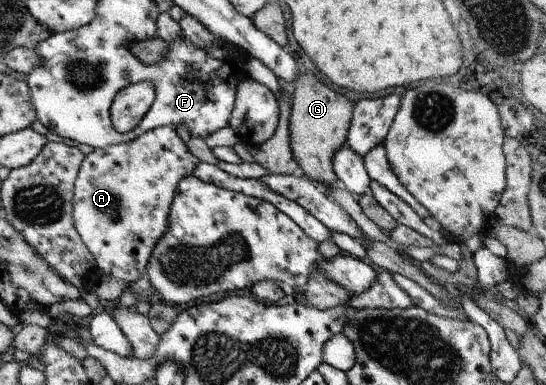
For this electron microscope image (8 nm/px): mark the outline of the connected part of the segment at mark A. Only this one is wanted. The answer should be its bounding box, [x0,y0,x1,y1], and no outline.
[72,125,198,284]

